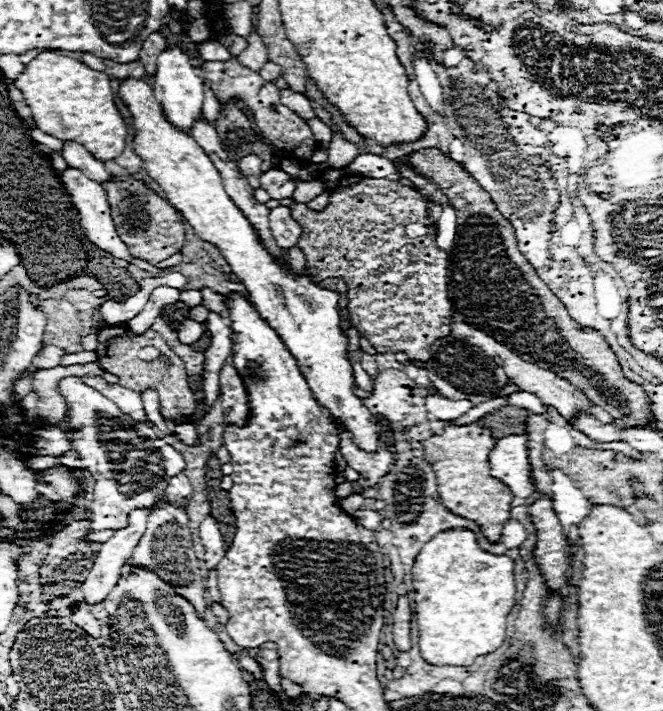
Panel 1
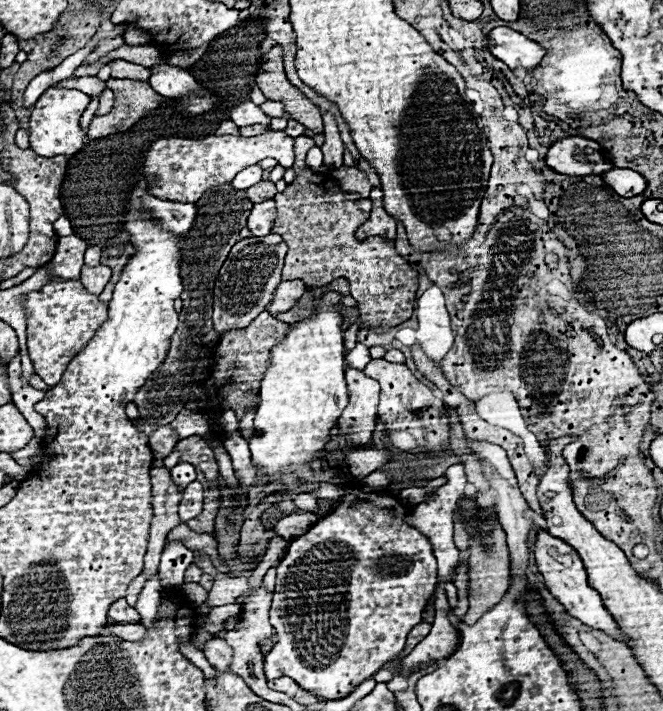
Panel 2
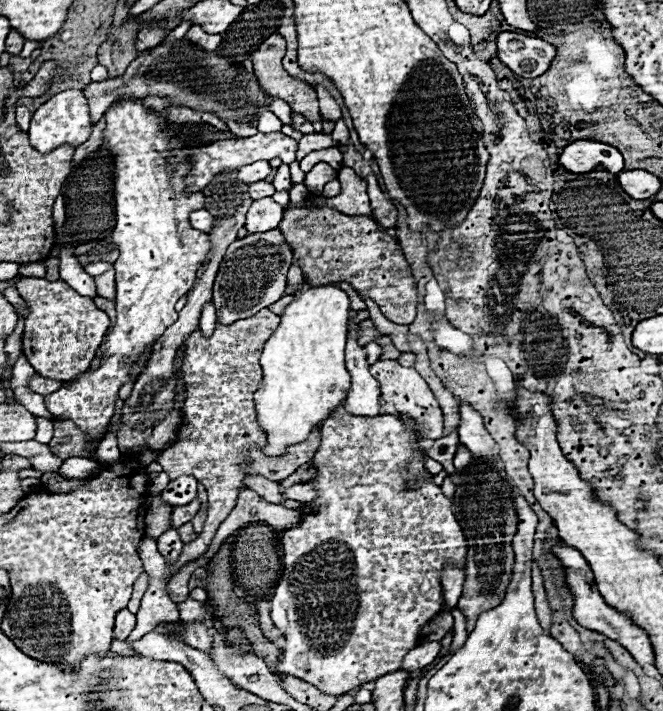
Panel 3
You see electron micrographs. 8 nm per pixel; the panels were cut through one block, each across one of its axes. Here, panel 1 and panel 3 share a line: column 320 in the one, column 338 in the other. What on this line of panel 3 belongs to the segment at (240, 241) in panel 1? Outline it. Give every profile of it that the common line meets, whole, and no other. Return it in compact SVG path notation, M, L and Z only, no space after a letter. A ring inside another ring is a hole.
M304 286L296 300L284 310L280 326L266 340L262 350L262 382L254 394L258 424L266 432L266 456L284 456L290 444L308 440L310 432L330 418L350 390L350 376L344 366L350 306L344 290L326 286Z

